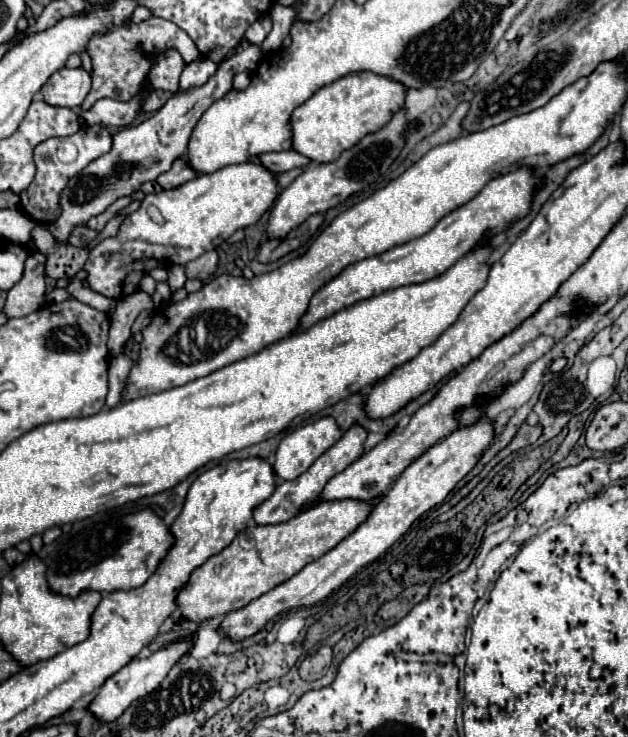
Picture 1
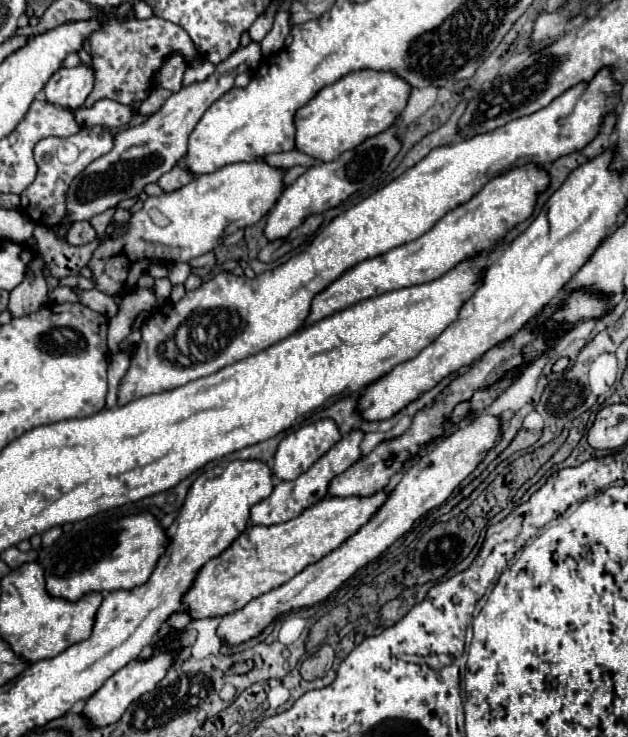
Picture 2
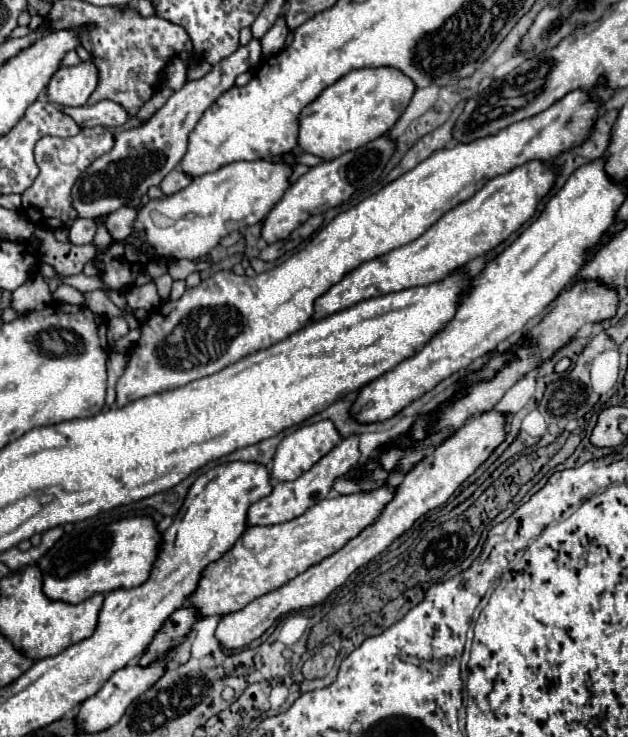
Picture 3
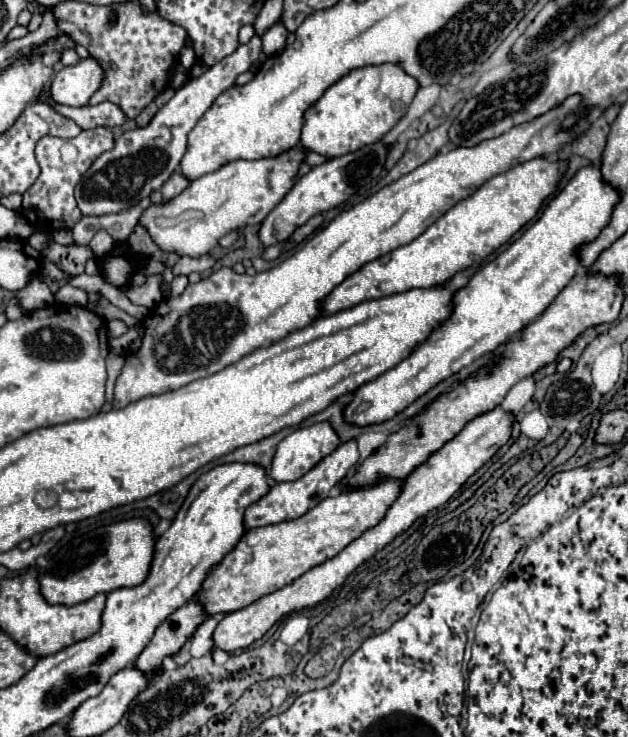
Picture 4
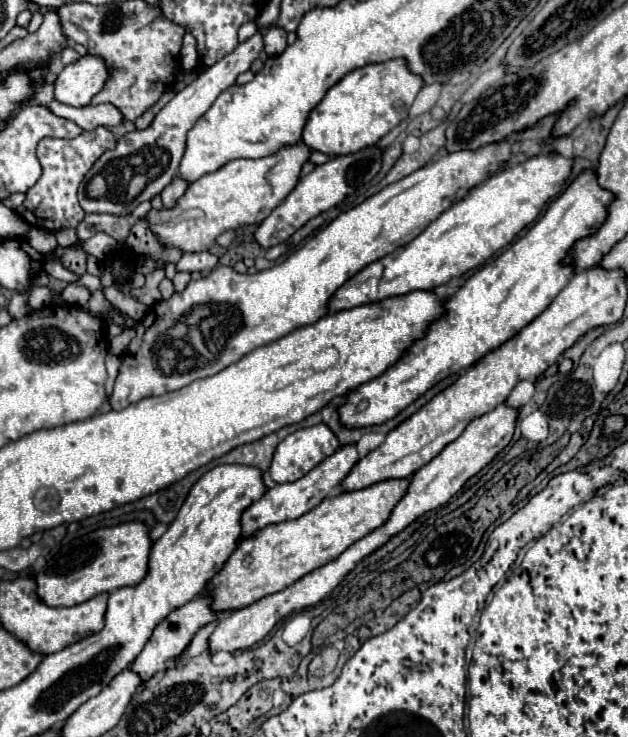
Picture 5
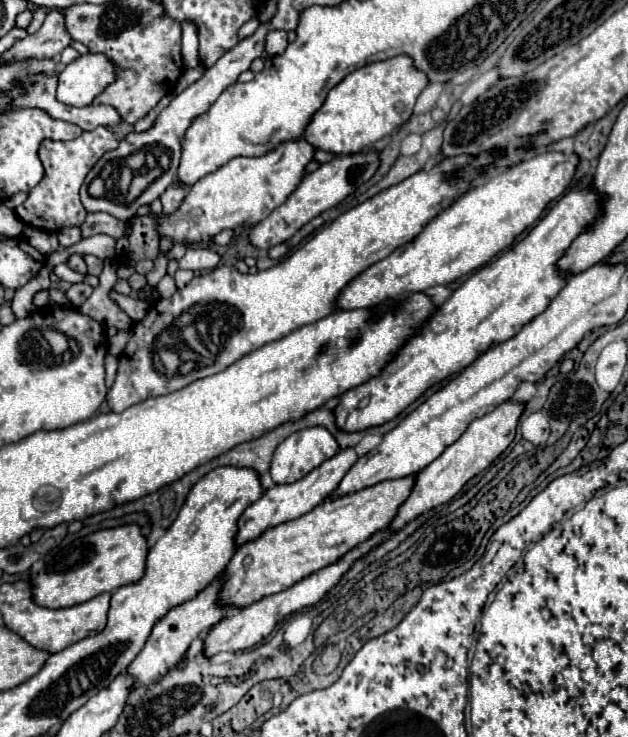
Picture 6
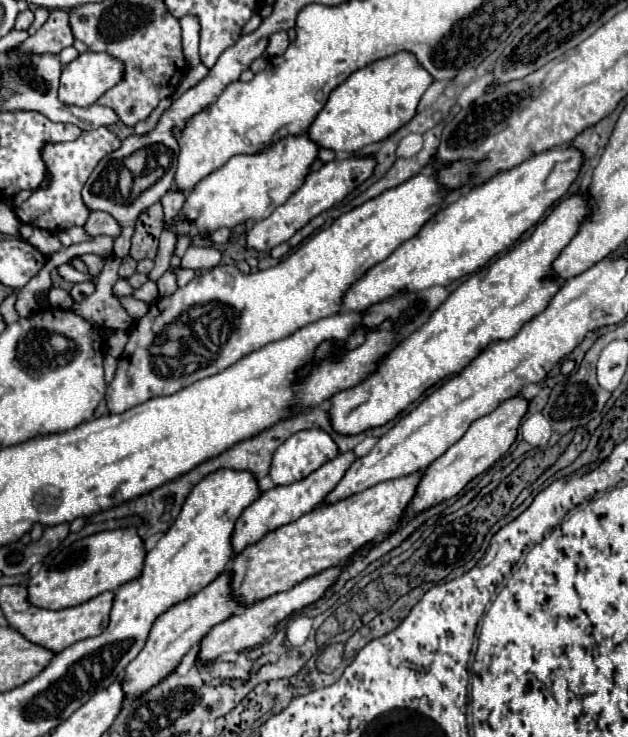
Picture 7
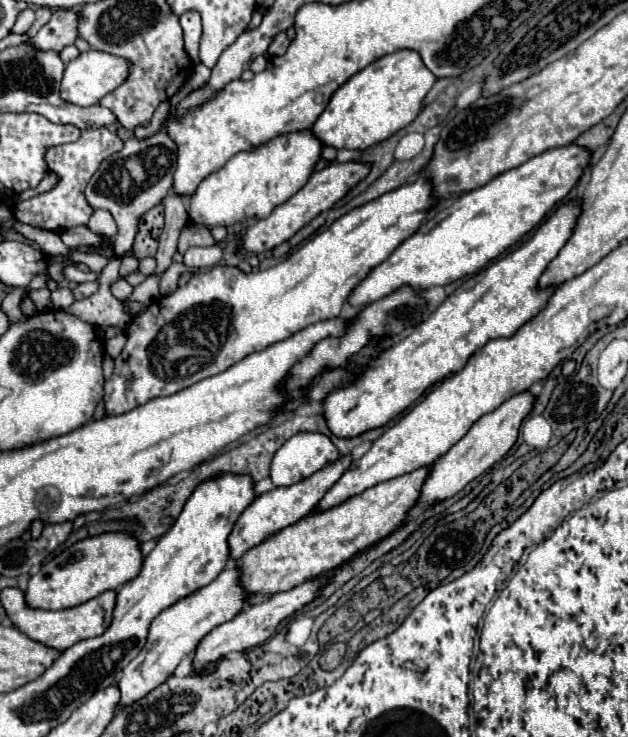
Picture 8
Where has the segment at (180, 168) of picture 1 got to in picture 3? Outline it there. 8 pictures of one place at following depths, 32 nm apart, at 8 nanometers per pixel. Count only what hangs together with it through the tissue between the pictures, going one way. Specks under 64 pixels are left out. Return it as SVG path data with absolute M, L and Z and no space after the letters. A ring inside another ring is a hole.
M172 170L172 172L162 180L160 188L162 188L164 196L172 196L172 194L180 192L182 188L186 188L186 186L190 184L190 180L192 180L192 178L186 176L182 170Z

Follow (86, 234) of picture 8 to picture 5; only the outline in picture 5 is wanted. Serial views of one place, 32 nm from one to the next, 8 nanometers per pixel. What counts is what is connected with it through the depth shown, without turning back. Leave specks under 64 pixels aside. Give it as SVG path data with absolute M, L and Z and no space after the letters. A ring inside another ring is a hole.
M62 228L60 232L56 232L56 240L60 246L74 246L78 242L76 228Z

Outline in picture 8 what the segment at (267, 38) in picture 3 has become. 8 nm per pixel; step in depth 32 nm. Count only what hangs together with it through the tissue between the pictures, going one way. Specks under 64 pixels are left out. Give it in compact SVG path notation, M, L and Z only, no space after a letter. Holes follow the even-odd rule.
M284 32L278 34L278 36L274 38L274 42L270 44L270 48L268 48L268 56L284 56L284 52L288 50L288 44L290 44L288 36L286 36Z

